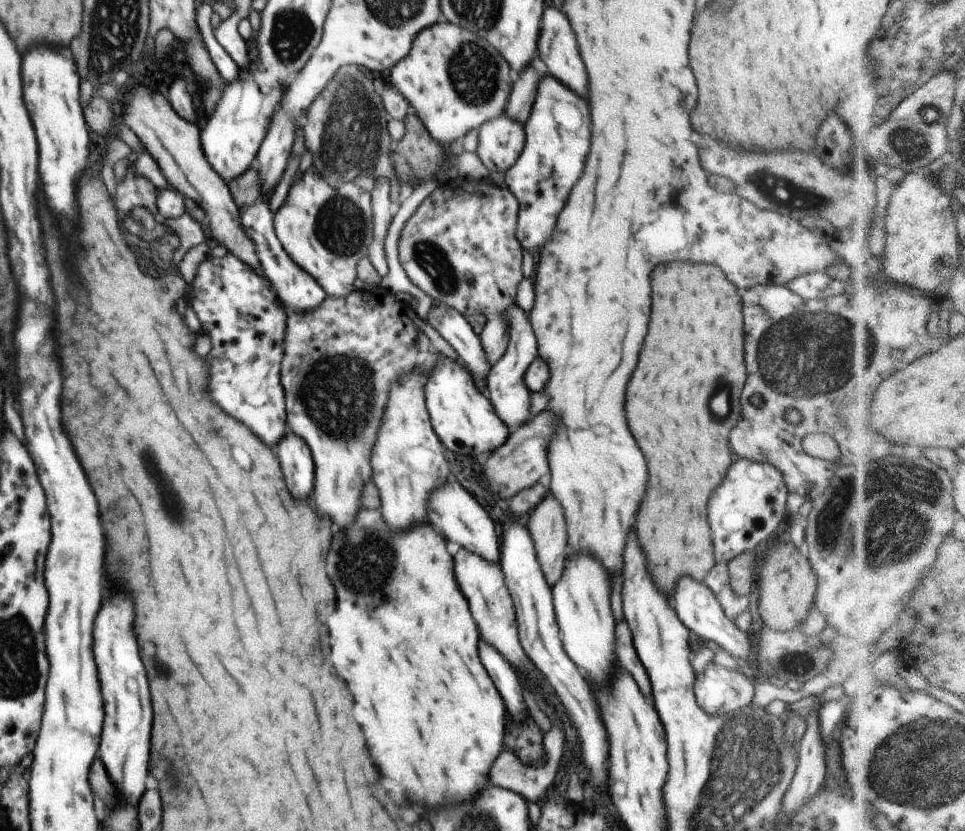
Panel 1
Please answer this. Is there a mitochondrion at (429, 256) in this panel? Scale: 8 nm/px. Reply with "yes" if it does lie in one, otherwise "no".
yes

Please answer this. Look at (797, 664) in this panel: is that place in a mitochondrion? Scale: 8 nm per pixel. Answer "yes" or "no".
yes

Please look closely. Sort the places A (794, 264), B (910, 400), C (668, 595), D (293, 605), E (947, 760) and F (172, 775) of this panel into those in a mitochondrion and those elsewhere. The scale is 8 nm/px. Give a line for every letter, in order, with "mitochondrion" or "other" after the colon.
A: other
B: other
C: other
D: other
E: mitochondrion
F: other

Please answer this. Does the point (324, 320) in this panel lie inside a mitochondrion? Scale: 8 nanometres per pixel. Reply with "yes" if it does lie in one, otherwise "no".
no

